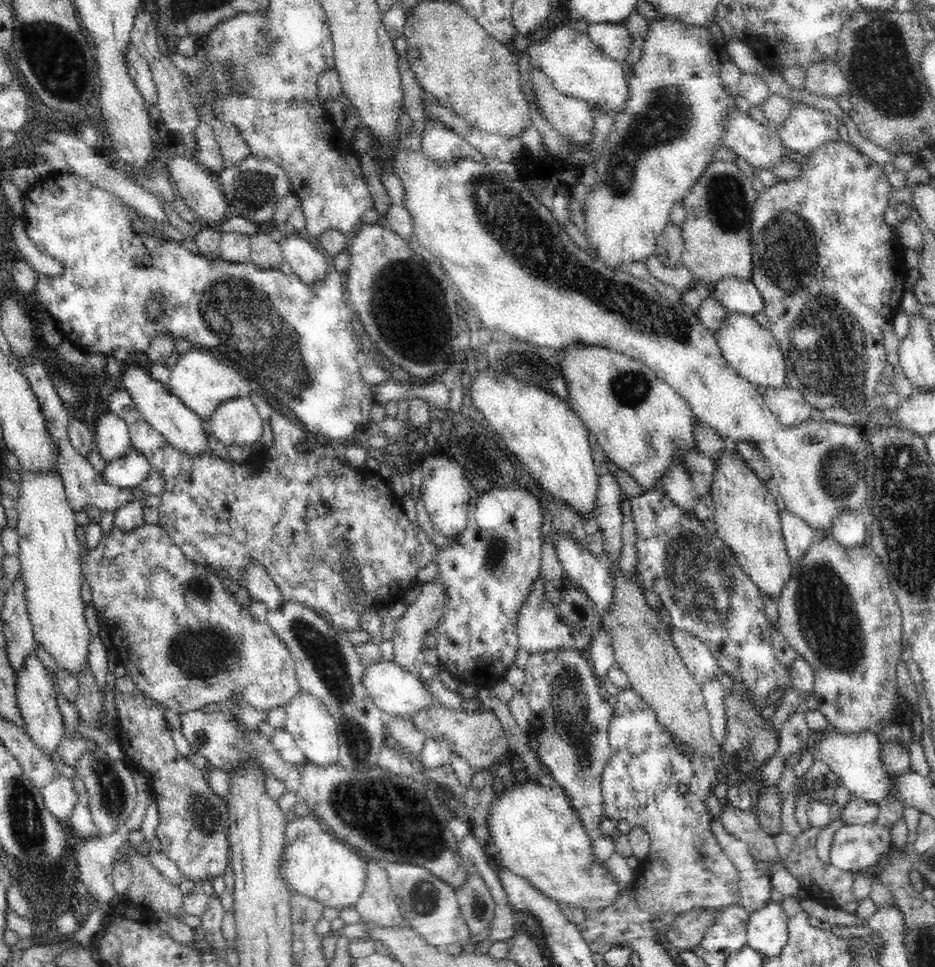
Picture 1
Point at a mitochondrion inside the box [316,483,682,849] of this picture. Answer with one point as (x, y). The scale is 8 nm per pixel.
(571, 708)

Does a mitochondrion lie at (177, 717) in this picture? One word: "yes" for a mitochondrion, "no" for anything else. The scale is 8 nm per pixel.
no

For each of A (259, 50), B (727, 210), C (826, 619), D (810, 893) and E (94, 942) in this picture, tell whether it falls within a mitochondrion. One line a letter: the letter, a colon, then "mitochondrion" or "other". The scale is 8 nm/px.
A: mitochondrion
B: mitochondrion
C: mitochondrion
D: other
E: other

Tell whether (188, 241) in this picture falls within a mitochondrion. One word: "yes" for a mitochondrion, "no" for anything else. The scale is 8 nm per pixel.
no

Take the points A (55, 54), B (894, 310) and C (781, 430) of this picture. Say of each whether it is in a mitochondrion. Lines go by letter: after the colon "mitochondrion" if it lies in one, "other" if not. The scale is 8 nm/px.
A: mitochondrion
B: other
C: other

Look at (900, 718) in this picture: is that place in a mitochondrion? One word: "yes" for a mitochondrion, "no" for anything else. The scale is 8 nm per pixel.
no

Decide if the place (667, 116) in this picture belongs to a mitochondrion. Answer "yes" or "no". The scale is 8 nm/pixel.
yes

